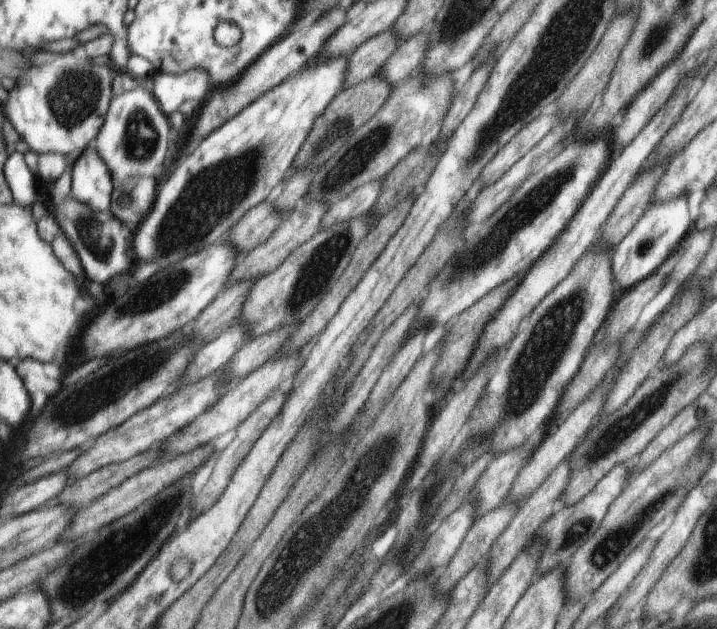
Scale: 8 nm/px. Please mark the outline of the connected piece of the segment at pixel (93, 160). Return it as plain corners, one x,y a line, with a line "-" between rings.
95,143
76,160
73,172
72,195
100,210
112,208
112,194
116,186
114,173

